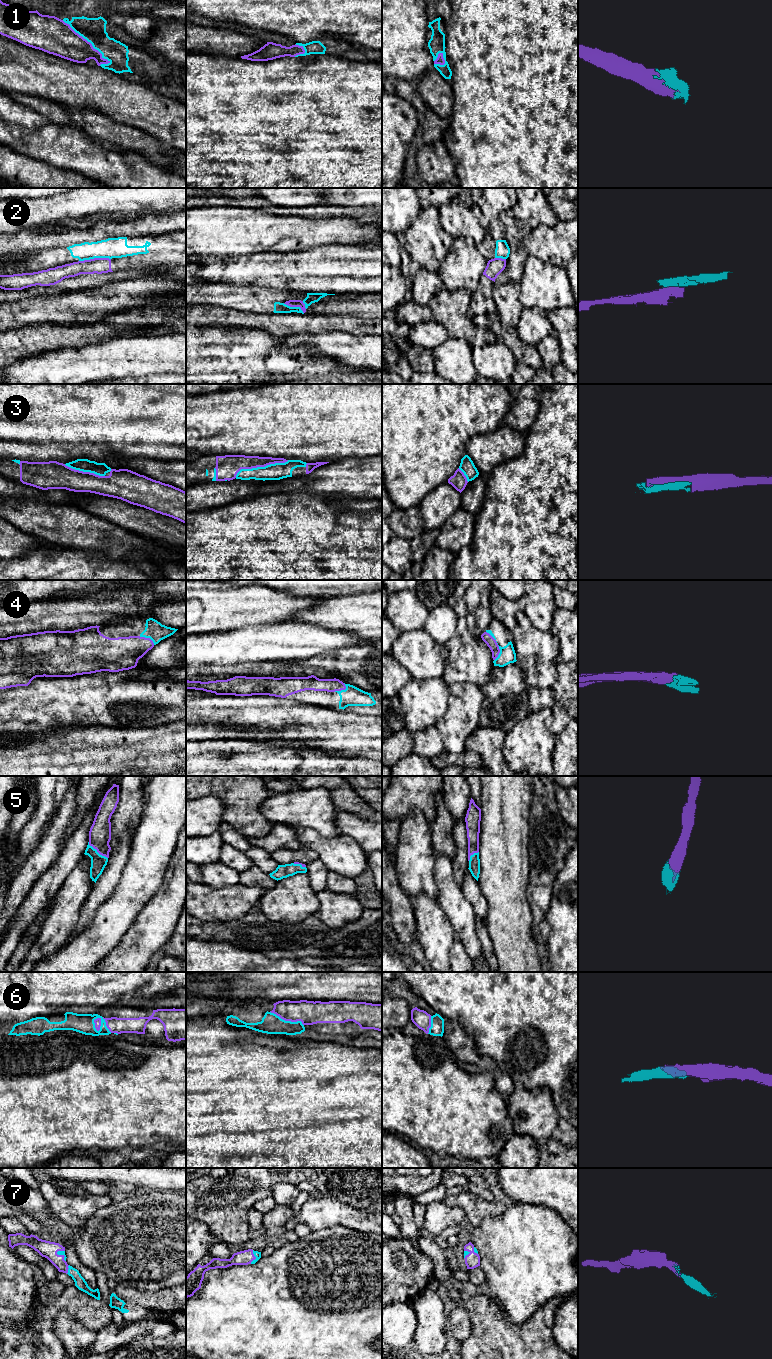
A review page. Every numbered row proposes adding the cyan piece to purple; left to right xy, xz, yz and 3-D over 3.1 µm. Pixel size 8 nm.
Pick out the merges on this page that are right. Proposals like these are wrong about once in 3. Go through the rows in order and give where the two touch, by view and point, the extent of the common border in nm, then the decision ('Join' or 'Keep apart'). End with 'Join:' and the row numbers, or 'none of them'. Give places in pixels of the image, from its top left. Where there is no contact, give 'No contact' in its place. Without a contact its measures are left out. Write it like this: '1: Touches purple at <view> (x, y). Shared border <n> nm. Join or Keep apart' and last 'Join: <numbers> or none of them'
1: Touches purple at xy (86, 40). Shared border 500 nm. Join
2: Touches purple at xy (94, 258). Shared border 260 nm. Keep apart
3: Touches purple at xz (260, 466). Shared border 460 nm. Join
4: Touches purple at yz (498, 646). Shared border 240 nm. Join
5: Touches purple at xy (97, 851). Shared border 200 nm. Join
6: Touches purple at xy (105, 1021). Shared border 180 nm. Join
7: Touches purple at xz (255, 1257). Shared border 110 nm. Join
Join: 1, 3, 4, 5, 6, 7

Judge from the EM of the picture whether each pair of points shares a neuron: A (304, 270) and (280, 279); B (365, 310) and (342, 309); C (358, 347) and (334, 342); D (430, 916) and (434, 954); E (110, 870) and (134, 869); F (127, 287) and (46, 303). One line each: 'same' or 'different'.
A: same
B: same
C: same
D: same
E: different
F: same

